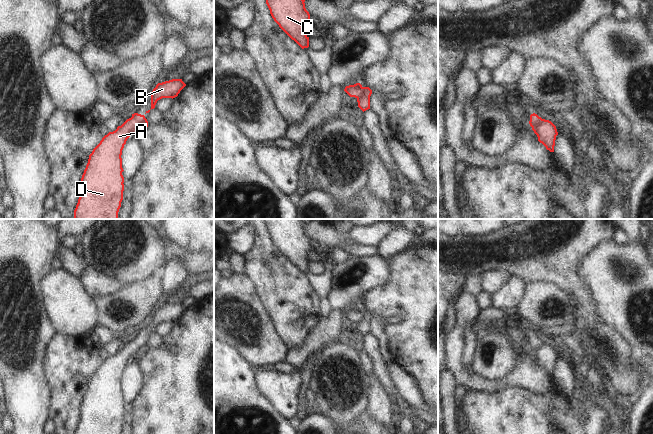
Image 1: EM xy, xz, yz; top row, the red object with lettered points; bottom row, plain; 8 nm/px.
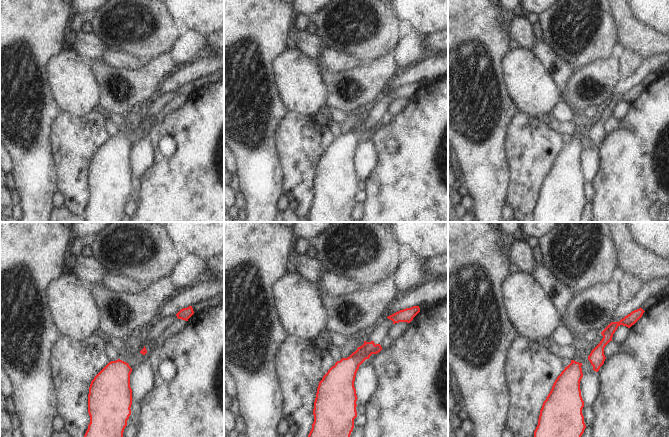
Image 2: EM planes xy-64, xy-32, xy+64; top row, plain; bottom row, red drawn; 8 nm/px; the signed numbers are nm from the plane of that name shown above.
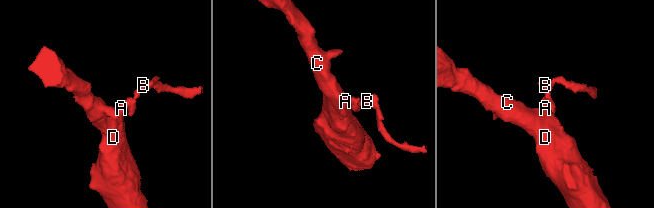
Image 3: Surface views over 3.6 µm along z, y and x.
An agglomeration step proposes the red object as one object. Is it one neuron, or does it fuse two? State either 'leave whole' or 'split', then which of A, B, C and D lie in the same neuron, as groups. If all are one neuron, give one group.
split; groups A C D / B

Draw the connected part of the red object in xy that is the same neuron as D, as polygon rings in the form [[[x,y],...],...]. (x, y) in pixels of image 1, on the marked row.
[[[132,114],[93,149],[81,178],[74,219],[118,219],[124,191],[122,150],[141,119],[141,114]]]

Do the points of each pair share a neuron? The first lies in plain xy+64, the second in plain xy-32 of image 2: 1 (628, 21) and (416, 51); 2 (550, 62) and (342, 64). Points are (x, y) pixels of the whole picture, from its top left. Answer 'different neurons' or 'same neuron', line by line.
1: different neurons
2: same neuron

